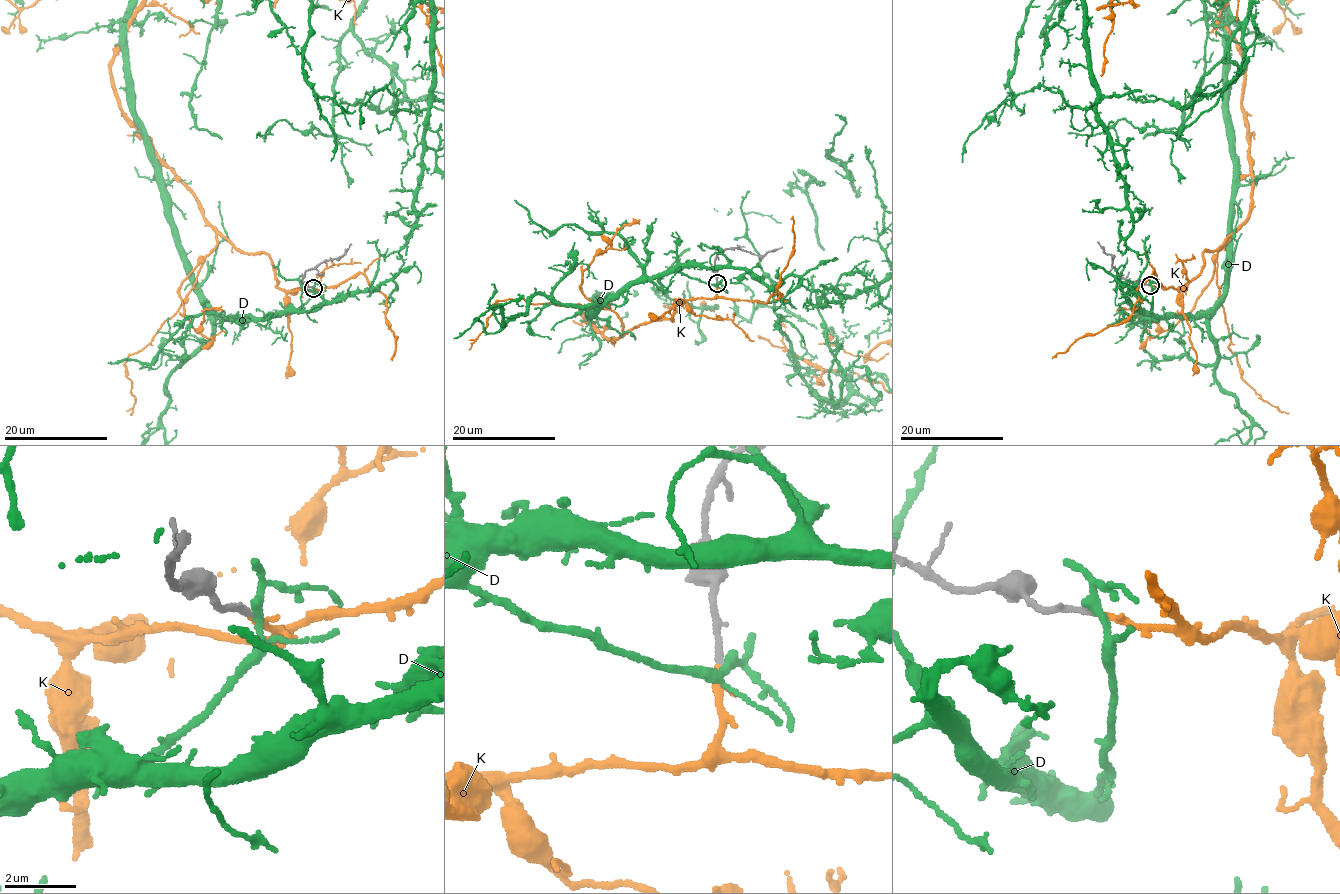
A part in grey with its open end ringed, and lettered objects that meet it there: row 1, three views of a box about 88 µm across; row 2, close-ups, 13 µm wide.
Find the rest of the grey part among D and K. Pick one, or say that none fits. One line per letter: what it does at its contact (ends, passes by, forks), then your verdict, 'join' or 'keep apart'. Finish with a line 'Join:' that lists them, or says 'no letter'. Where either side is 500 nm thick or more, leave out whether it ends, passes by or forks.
D: it forks | keep apart
K: it ends | join
Join: K

